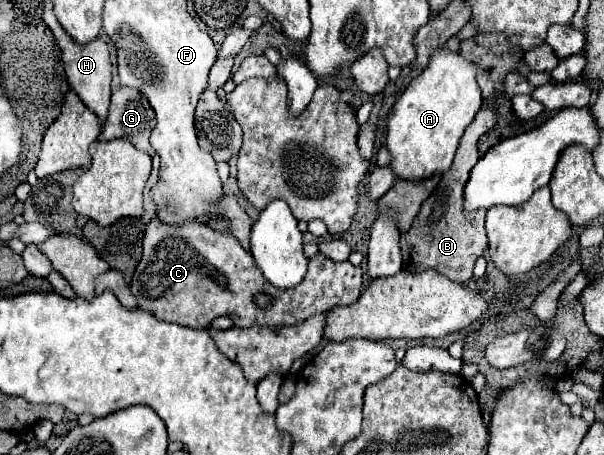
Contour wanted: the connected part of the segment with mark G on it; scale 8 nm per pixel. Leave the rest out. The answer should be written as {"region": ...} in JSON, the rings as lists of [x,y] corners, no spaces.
{"region":[[[120,87],[112,93],[110,113],[98,139],[100,141],[110,141],[116,137],[128,139],[138,149],[144,149],[154,157],[154,151],[148,143],[154,125],[156,119],[148,99],[138,89]]]}

